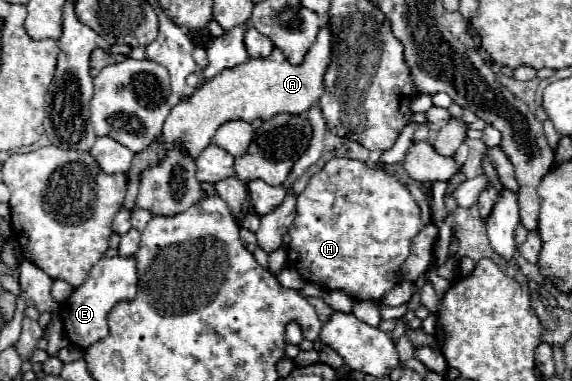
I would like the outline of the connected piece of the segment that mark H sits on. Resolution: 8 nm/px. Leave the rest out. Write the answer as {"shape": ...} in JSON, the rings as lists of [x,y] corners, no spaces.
{"shape":[[[332,158],[330,162],[326,162],[326,166],[314,174],[306,186],[306,190],[298,196],[298,202],[296,202],[296,216],[294,216],[294,224],[290,228],[290,246],[288,246],[288,264],[292,268],[296,268],[300,272],[300,276],[306,280],[306,282],[312,282],[312,284],[318,284],[320,288],[324,290],[342,290],[344,294],[348,294],[352,300],[372,300],[372,302],[380,302],[386,292],[390,288],[394,288],[398,282],[400,282],[400,266],[402,262],[408,258],[410,254],[410,242],[412,238],[422,230],[422,220],[420,220],[420,208],[416,204],[416,200],[412,198],[412,194],[408,192],[408,188],[392,174],[384,172],[382,168],[372,168],[364,162],[358,162],[358,160],[350,160],[350,158]]]}

